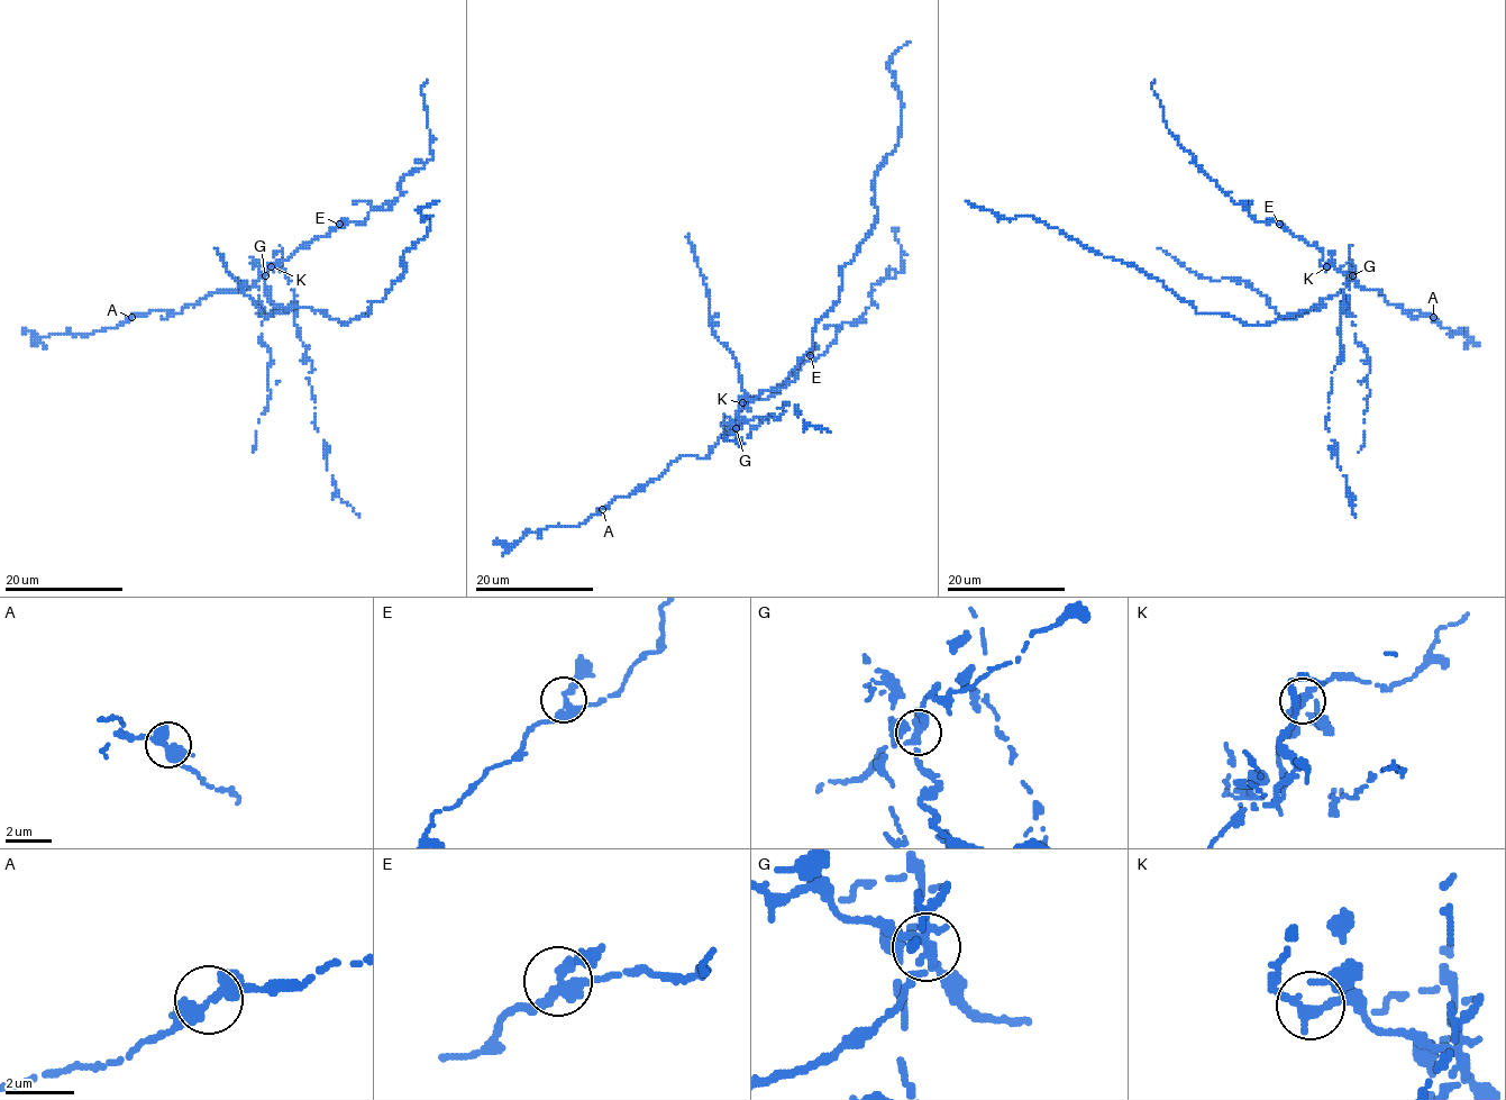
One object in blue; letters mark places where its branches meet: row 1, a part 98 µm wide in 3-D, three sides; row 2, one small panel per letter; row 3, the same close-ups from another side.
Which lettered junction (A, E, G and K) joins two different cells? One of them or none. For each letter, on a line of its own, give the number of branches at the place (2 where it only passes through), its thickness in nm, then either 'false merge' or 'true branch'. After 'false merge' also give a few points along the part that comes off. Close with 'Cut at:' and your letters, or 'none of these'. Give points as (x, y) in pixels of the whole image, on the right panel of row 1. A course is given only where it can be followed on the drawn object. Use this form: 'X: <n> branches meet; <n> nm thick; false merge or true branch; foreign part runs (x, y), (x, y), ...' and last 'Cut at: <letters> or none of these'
A: 2 branches meet; 400 nm thick; true branch
E: 3 branches meet; 320 nm thick; true branch
G: 3 branches meet; 280 nm thick; false merge; foreign part runs (1351, 275), (1319, 309), (1243, 325), (1199, 314), (1156, 276), (1032, 217), (1002, 218), (965, 201)
K: 3 branches meet; 260 nm thick; true branch
Cut at: G

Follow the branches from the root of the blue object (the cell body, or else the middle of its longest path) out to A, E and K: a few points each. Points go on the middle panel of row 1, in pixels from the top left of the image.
A: (760, 396), (751, 401), (739, 399), (737, 427), (705, 457), (681, 456), (662, 475), (602, 509)
E: (760, 396), (751, 401), (739, 399), (737, 428), (737, 411), (747, 399), (767, 399), (776, 385), (810, 355)
K: (760, 396), (751, 401), (739, 399), (737, 428), (737, 411), (742, 402)

